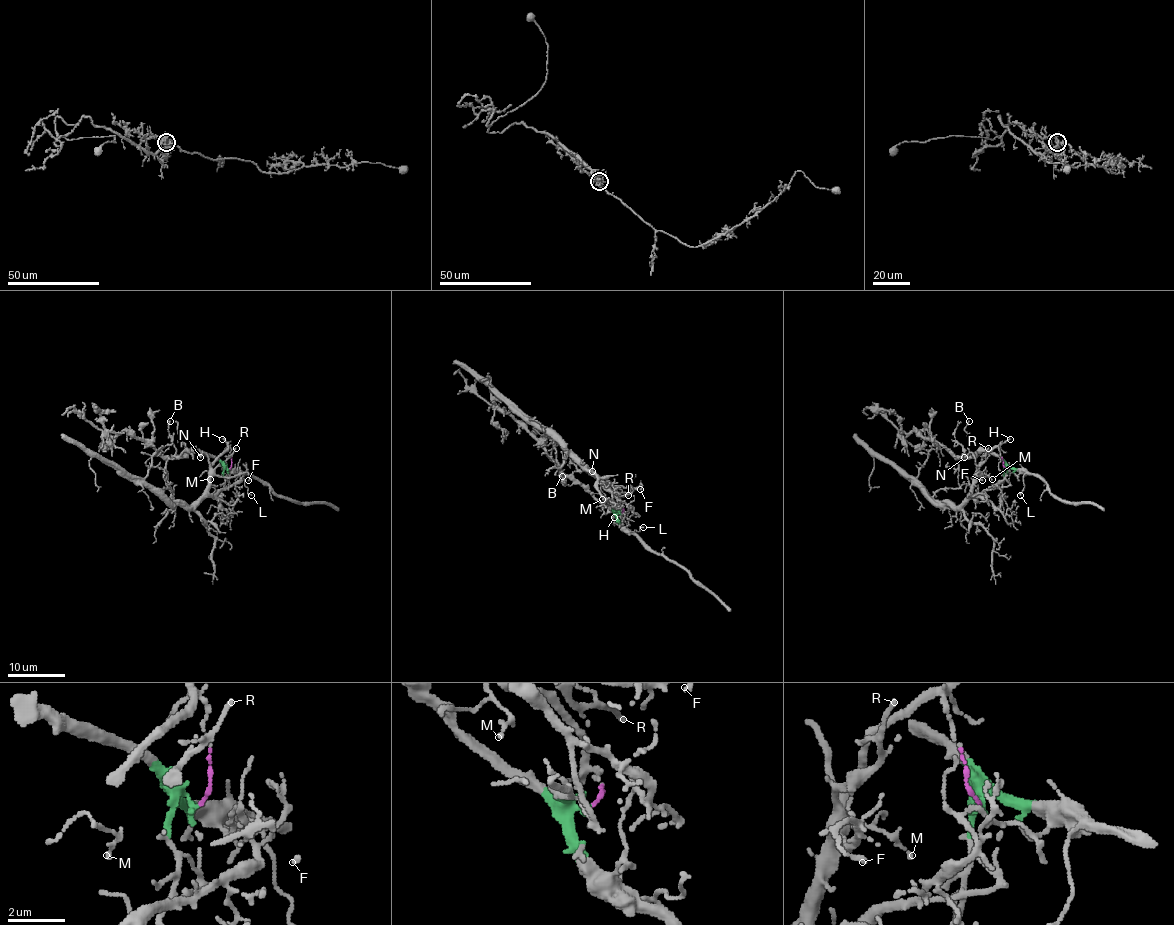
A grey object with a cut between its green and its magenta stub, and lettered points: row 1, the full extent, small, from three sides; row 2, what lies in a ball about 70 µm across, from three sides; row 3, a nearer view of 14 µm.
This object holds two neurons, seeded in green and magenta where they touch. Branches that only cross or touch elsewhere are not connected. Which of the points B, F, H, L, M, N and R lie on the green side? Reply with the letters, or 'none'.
B, L

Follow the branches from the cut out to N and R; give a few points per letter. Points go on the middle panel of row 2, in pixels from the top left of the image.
N: (621, 512), (624, 509), (621, 499), (592, 472)
R: (621, 512), (624, 509), (621, 499), (605, 485), (609, 483), (618, 492), (628, 495)

